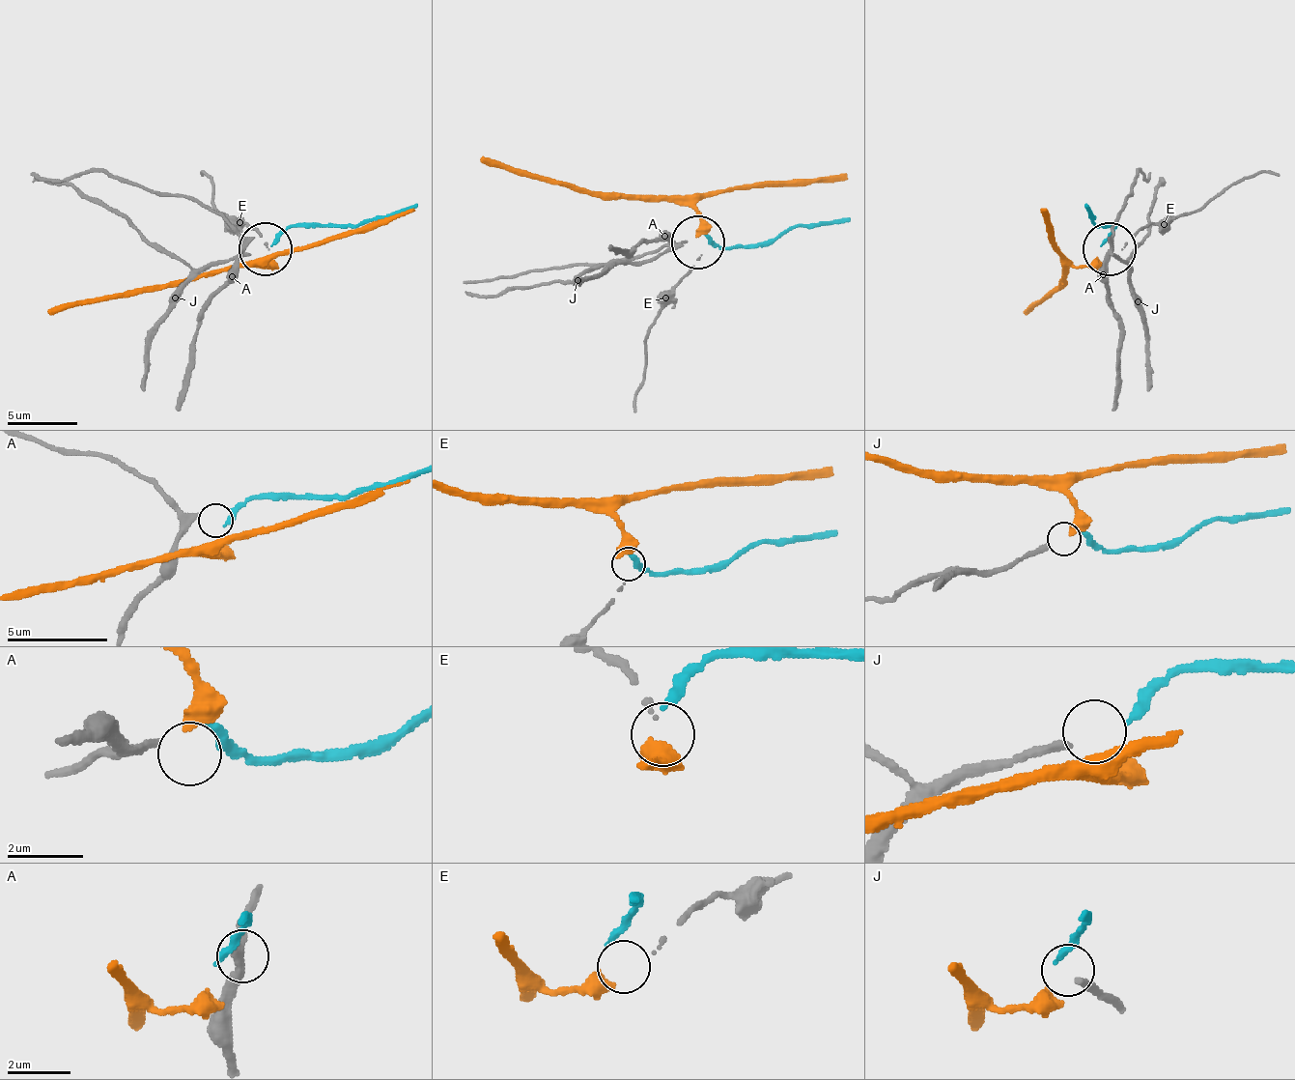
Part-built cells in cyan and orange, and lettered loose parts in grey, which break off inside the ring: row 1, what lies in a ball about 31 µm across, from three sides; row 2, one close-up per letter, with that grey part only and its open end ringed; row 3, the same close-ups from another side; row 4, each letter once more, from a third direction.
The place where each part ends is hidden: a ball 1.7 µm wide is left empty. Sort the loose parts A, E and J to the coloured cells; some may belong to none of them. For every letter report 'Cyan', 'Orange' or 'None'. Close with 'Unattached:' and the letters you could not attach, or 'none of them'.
A: None
E: None
J: Cyan
Unattached: A, E

